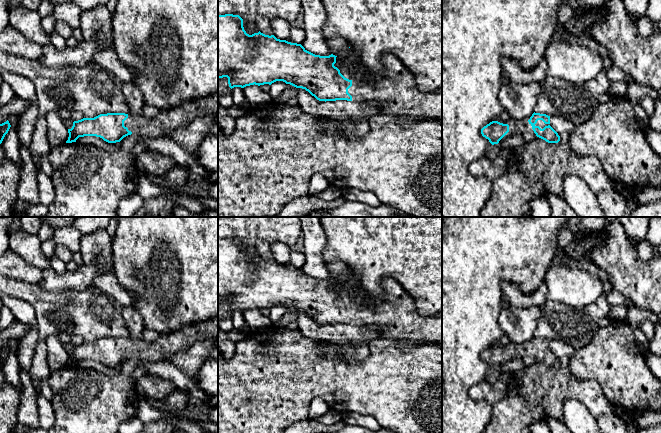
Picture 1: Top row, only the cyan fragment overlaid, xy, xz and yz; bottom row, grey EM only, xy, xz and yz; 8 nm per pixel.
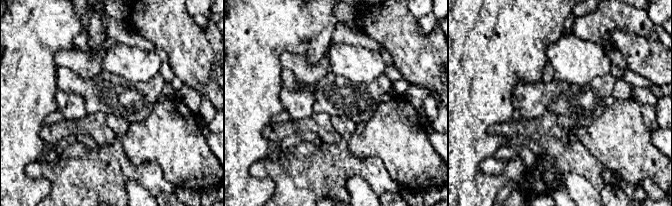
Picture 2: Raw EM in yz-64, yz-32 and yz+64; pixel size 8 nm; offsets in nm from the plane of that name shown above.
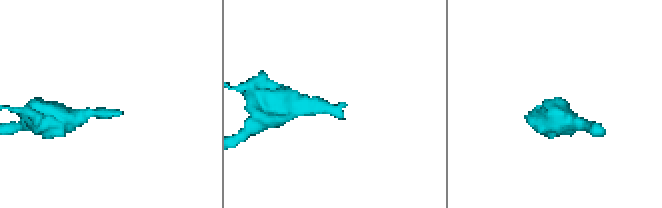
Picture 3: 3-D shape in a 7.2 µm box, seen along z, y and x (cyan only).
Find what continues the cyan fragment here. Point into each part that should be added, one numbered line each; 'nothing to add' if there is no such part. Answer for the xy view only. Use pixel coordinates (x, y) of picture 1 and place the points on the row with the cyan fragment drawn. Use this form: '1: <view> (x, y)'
1: xy (164, 123)

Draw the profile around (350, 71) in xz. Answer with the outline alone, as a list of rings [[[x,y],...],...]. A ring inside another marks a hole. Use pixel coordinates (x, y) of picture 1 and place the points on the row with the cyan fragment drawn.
[[[336,57],[336,63],[334,64],[335,67],[337,67],[340,70],[340,73],[349,80],[361,80],[360,79],[360,73],[359,73],[359,67],[354,65],[353,63],[341,59],[340,57]]]

